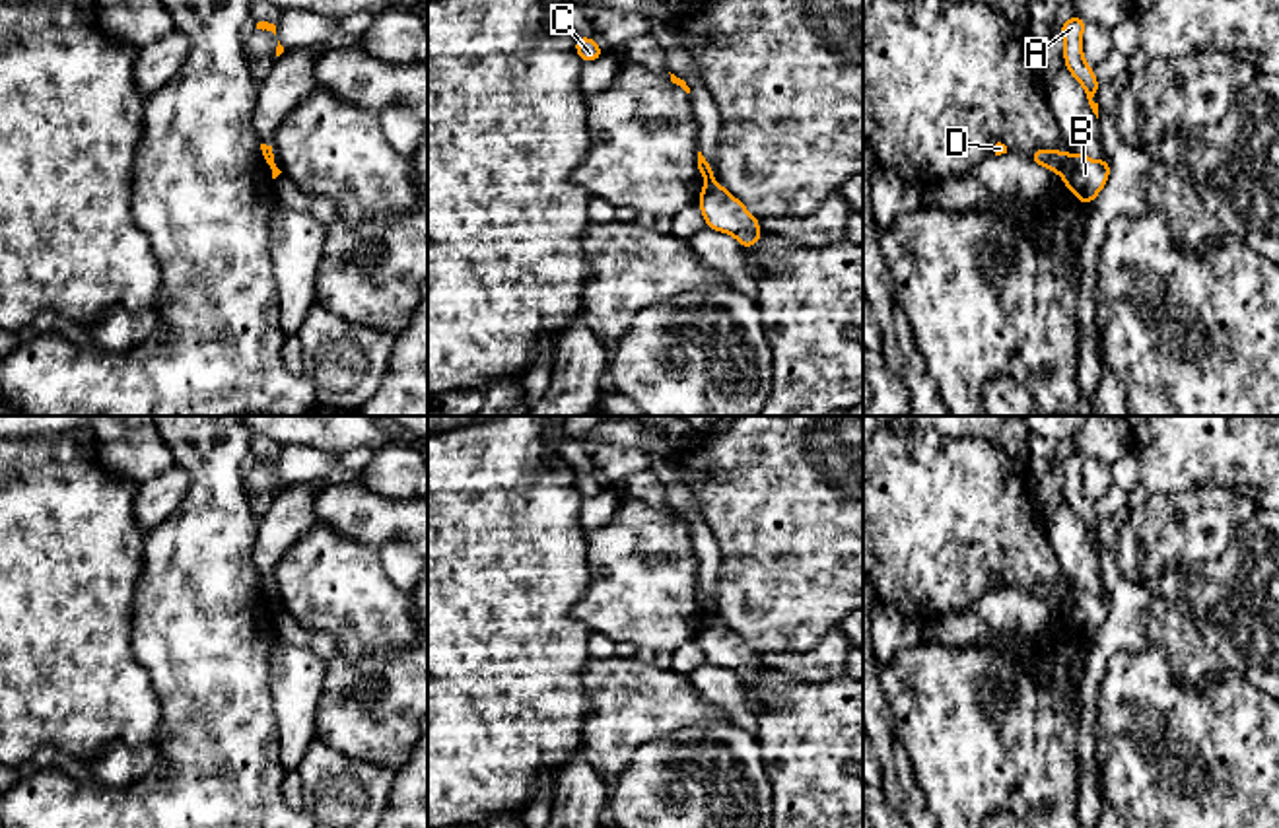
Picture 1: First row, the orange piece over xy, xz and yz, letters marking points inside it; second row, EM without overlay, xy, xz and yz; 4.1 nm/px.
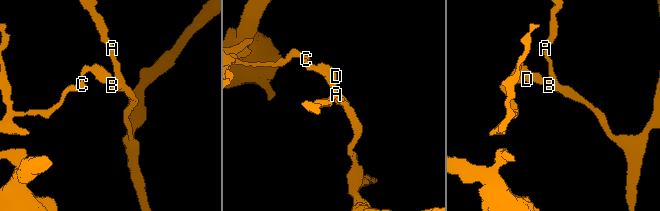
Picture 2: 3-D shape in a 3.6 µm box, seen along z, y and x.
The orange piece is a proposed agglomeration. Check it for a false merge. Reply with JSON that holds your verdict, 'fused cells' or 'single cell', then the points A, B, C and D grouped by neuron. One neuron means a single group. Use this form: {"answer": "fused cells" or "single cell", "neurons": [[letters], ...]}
{"answer": "fused cells", "neurons": [["A", "B"], ["C", "D"]]}

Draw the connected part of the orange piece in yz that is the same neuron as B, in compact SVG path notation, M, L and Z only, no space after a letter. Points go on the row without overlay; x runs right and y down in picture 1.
M1065 589L1061 606L1063 620L1083 638L1089 639L1104 624L1110 610L1110 597L1090 595L1083 589Z

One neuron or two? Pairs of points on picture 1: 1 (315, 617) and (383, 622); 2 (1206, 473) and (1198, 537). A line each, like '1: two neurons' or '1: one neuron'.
1: one neuron
2: two neurons

